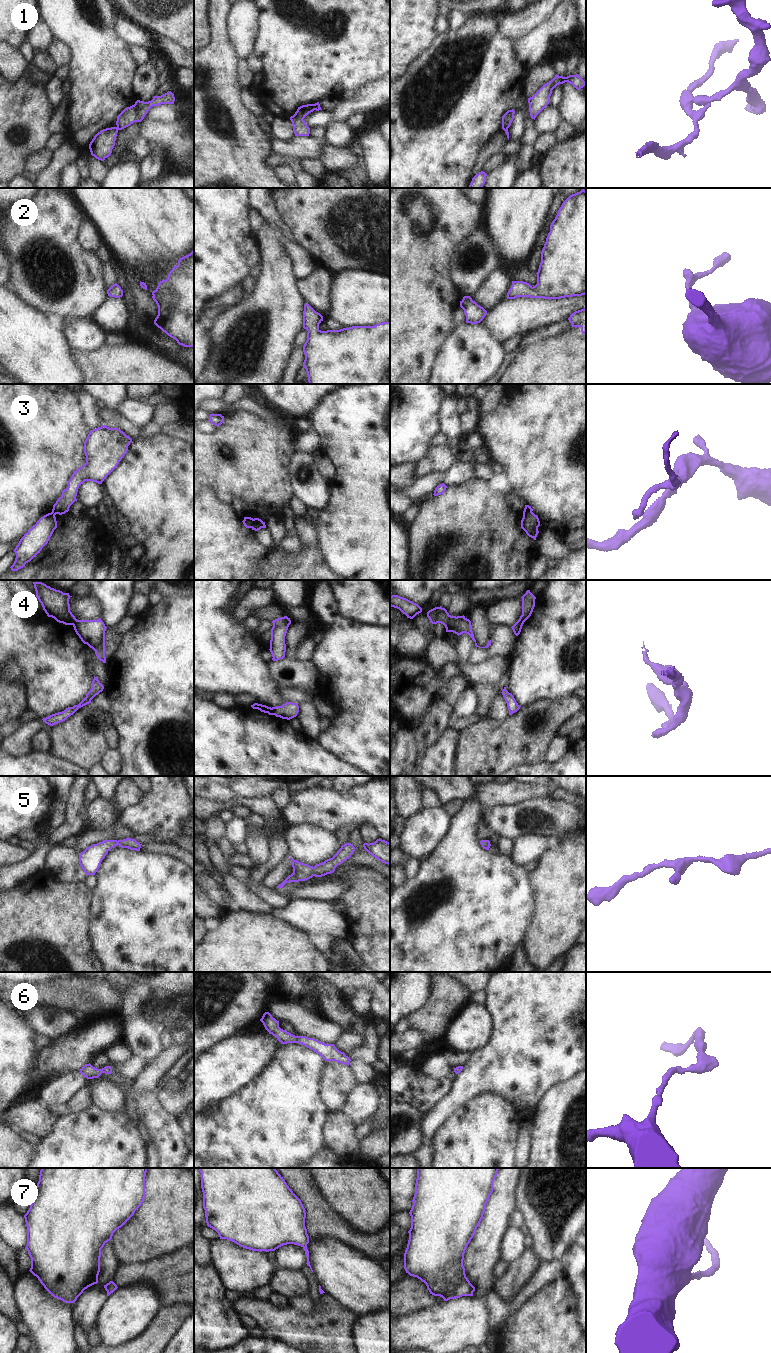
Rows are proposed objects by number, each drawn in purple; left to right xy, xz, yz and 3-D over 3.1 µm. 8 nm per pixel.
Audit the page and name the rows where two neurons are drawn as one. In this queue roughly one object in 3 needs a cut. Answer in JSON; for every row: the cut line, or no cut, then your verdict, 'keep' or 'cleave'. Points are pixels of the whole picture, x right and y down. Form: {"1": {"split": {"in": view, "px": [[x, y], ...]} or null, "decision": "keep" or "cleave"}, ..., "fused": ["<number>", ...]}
{"1": {"split": {"in": "xy", "px": [[116, 127], [119, 129]]}, "decision": "cleave"}, "2": {"split": null, "decision": "keep"}, "3": {"split": {"in": "xz", "px": [[248, 517], [251, 527]]}, "decision": "cleave"}, "4": {"split": {"in": "xy", "px": [[77, 620], [71, 624]]}, "decision": "cleave"}, "5": {"split": null, "decision": "keep"}, "6": {"split": null, "decision": "keep"}, "7": {"split": null, "decision": "keep"}, "fused": ["1", "3", "4"]}

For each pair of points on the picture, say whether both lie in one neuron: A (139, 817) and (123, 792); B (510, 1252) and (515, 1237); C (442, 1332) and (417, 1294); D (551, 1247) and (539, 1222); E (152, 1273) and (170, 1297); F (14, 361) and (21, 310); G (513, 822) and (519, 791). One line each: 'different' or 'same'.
A: different
B: same
C: different
D: same
E: same
F: same
G: different

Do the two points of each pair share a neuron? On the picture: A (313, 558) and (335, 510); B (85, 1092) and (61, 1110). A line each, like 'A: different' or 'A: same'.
A: different
B: same

